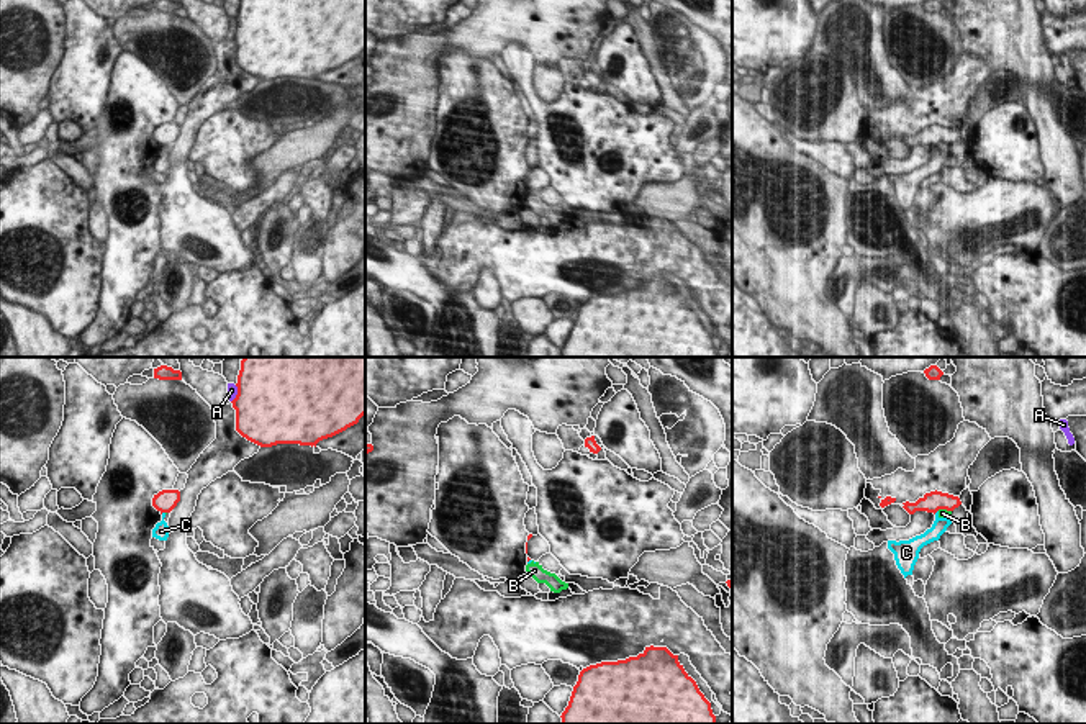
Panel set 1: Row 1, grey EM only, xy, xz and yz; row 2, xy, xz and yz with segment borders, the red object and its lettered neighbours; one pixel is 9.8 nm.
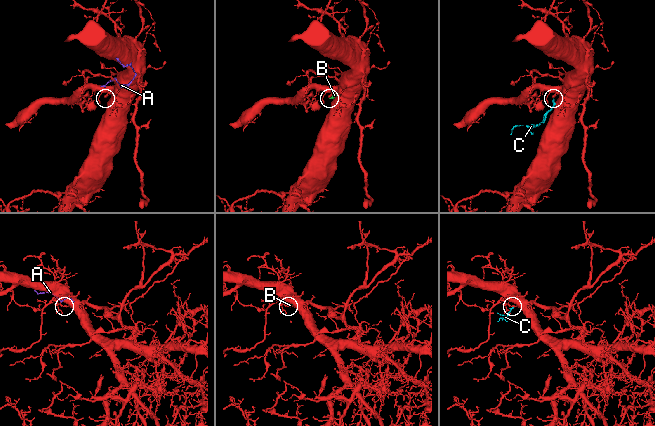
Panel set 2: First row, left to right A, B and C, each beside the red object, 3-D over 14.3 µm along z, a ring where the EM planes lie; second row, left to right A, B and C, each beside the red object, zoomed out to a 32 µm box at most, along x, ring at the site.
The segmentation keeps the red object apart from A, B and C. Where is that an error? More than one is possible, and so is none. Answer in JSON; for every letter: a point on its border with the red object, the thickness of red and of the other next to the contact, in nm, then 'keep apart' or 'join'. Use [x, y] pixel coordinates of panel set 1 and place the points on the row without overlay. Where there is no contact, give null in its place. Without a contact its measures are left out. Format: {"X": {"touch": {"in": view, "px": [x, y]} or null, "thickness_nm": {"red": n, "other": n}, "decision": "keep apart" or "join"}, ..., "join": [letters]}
{"A": {"touch": {"in": "xy", "px": [238, 27]}, "thickness_nm": {"red": 550, "other": 100}, "decision": "keep apart"}, "B": {"touch": {"in": "yz", "px": [944, 141]}, "thickness_nm": {"red": 200, "other": 100}, "decision": "keep apart"}, "C": {"touch": {"in": "xy", "px": [162, 144]}, "thickness_nm": {"red": 220, "other": 160}, "decision": "keep apart"}, "join": []}

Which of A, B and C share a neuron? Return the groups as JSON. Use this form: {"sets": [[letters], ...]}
{"sets": [["A"], ["B", "C"]]}

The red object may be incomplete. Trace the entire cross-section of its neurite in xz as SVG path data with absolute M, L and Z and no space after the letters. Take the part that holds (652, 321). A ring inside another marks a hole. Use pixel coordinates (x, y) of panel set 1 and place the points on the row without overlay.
M667 280L583 301L562 357L716 357L711 336Z

